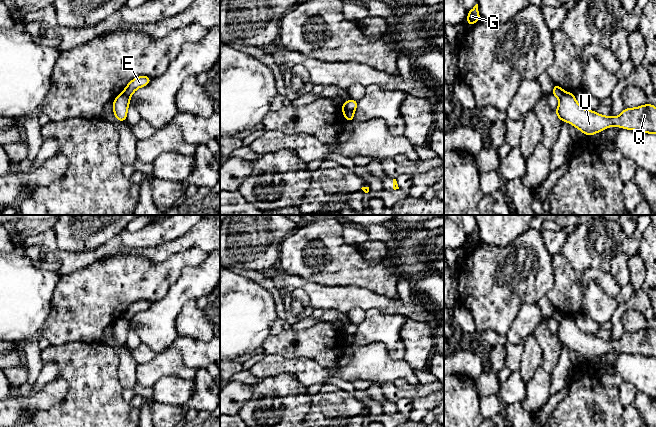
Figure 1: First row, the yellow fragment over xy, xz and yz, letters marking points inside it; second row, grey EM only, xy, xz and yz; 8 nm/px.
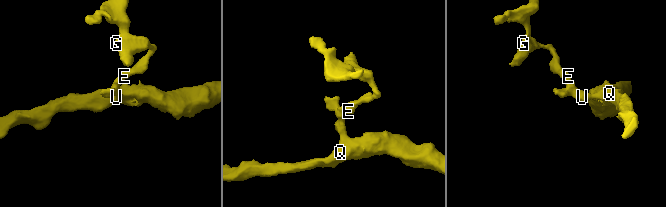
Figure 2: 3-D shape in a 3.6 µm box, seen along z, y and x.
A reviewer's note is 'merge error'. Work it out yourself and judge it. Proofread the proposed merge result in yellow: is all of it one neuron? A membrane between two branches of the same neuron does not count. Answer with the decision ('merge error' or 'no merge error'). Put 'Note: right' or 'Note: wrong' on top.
Note: right
merge error

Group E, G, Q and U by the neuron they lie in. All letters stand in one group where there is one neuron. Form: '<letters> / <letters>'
E G / Q U

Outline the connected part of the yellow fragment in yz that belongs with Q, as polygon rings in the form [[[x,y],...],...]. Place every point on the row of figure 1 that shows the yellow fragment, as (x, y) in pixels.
[[[565,92],[559,98],[559,106],[554,112],[562,122],[569,122],[589,137],[611,126],[656,134],[656,107],[650,103],[637,108],[625,108],[617,117],[603,116],[593,110],[583,109],[574,93]]]

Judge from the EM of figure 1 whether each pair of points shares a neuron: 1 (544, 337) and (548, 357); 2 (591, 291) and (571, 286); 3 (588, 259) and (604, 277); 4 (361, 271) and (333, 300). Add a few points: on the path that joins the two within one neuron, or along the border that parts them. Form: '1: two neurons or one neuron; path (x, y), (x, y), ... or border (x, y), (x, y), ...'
1: one neuron; path (548, 342), (548, 352)
2: two neurons; border (596, 280), (586, 282), (583, 306), (578, 312)
3: two neurons; border (574, 270), (584, 272), (599, 269), (608, 272)
4: two neurons; border (323, 285), (358, 286), (365, 287), (370, 291)

